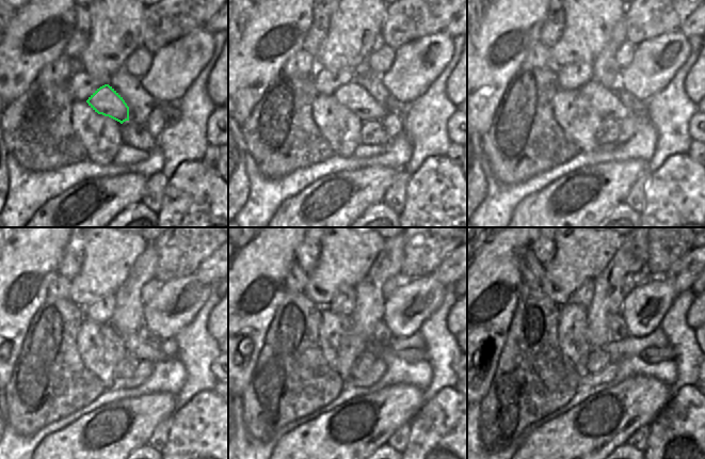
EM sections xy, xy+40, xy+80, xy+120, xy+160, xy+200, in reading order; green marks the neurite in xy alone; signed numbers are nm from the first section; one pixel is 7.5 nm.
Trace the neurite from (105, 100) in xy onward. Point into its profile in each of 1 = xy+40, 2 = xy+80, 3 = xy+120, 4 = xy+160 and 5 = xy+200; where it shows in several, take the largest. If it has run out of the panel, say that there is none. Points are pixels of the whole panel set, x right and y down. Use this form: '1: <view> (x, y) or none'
1: xy+40 (353, 96)
2: xy+80 (606, 101)
3: xy+120 (133, 345)
4: xy+160 (409, 354)
5: xy+200 (651, 355)

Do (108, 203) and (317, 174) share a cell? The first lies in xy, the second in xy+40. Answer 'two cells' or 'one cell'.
two cells

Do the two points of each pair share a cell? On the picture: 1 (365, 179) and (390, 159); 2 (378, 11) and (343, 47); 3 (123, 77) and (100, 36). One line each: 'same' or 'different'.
1: different
2: same
3: different

